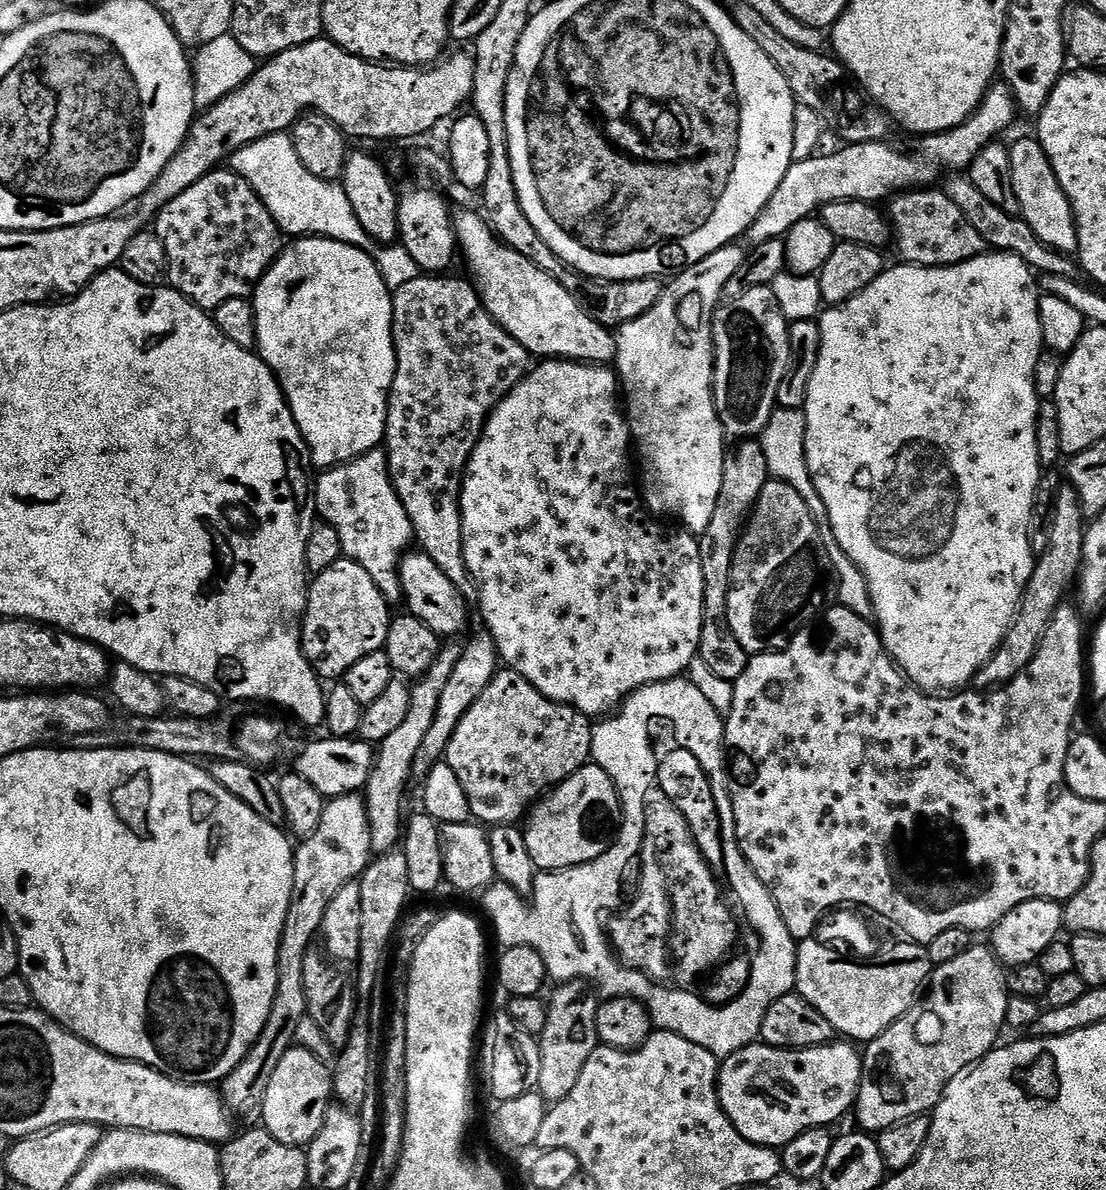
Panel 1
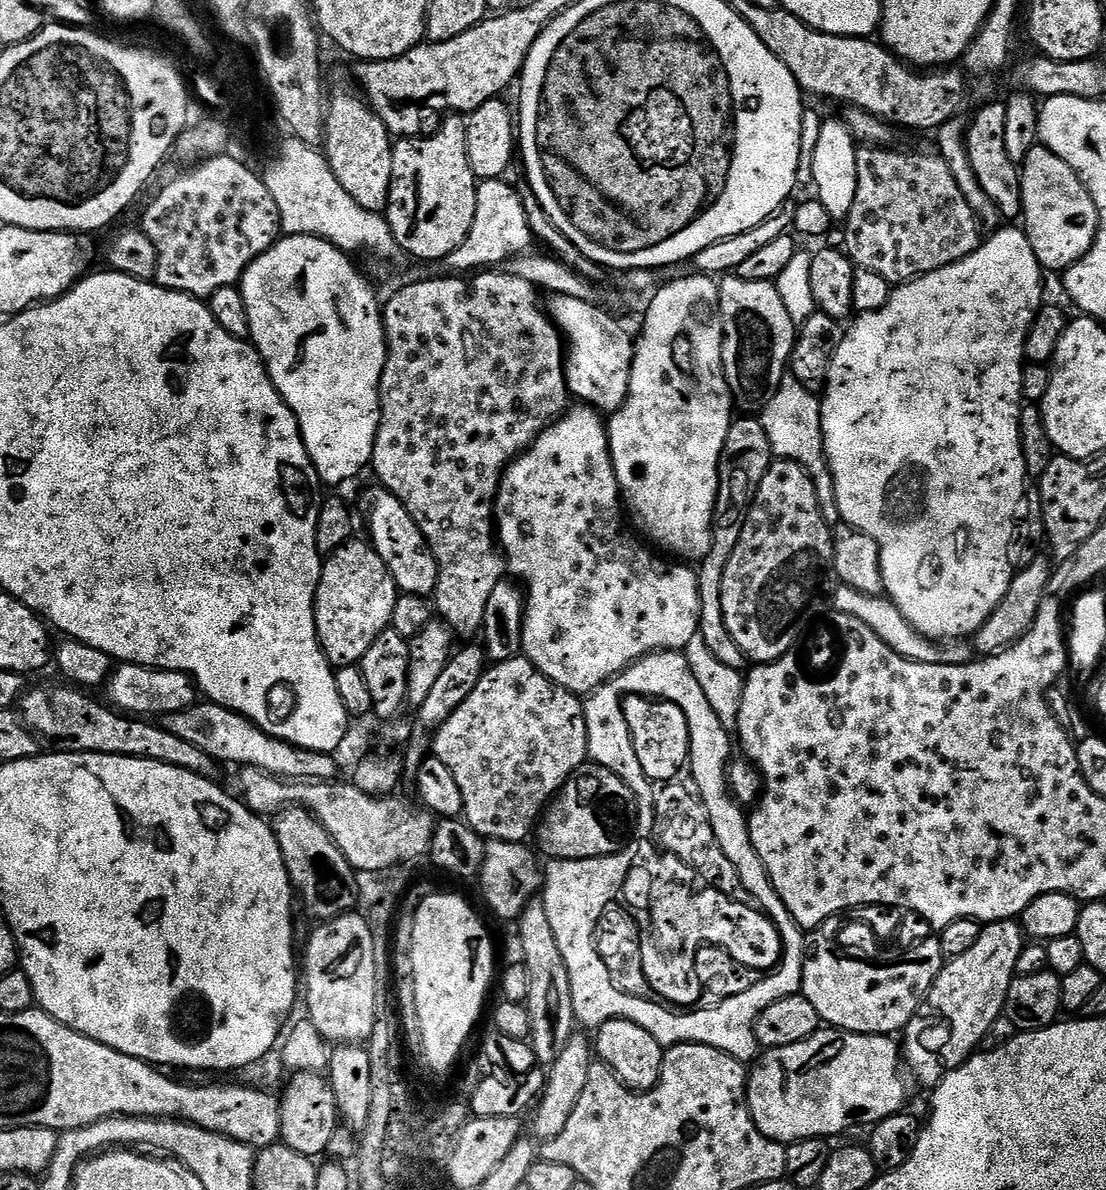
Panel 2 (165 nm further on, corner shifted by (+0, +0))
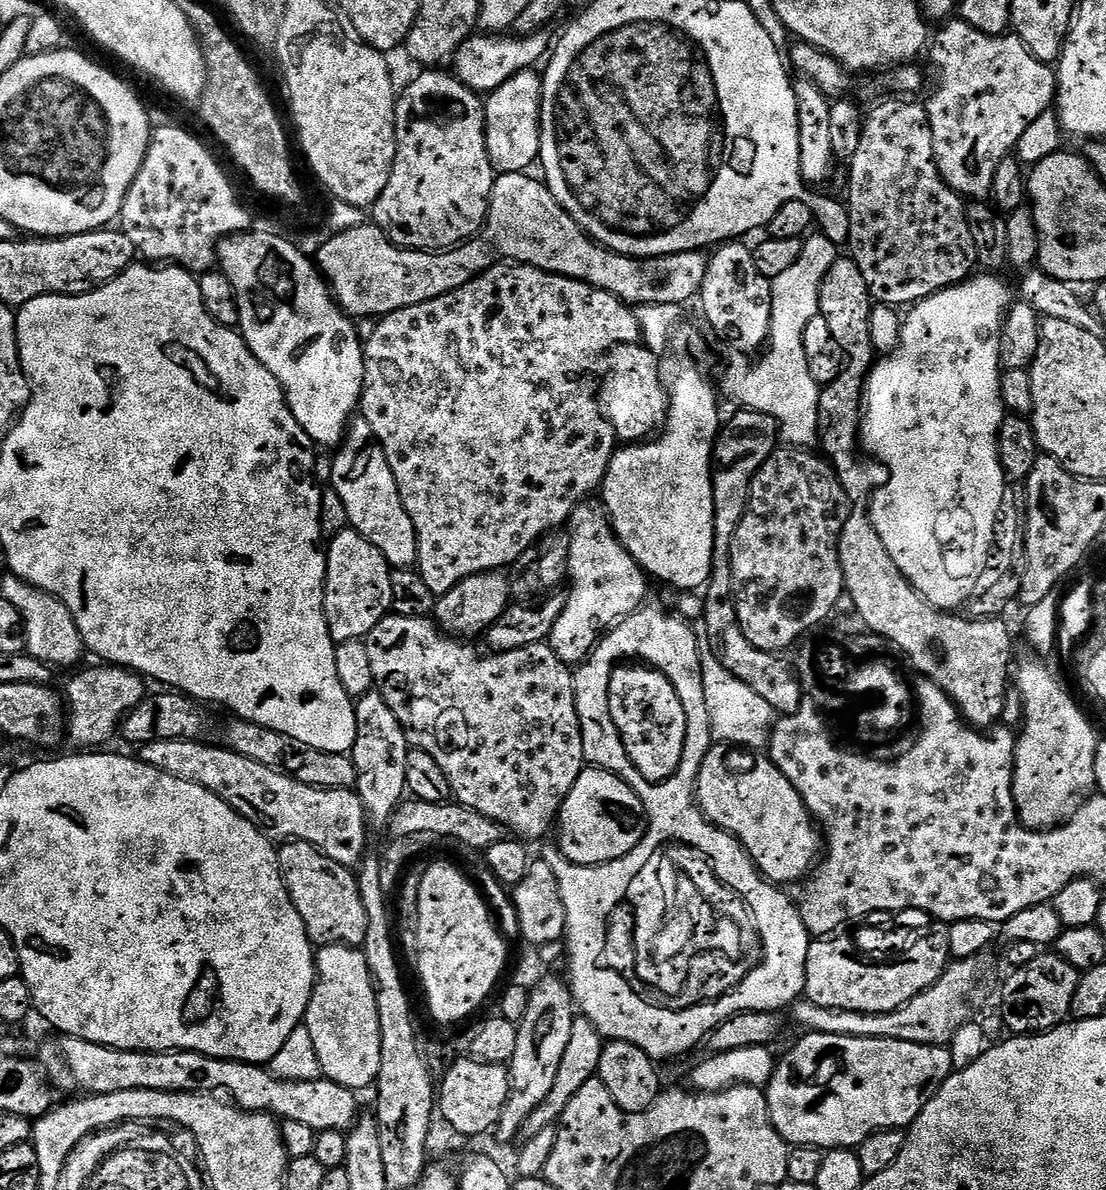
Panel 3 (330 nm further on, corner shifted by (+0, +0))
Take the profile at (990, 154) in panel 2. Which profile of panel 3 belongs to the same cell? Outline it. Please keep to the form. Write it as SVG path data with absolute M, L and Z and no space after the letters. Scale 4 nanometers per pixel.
M959 18L949 19L941 28L944 29L930 40L937 92L926 100L936 165L940 177L955 192L980 202L991 193L994 170L998 170L1002 161L1015 149L1022 134L1026 134L1026 126L1055 105L1056 73L1049 65L1034 58L1034 54L1030 54L1027 46L1014 34L982 34L982 30L974 30L974 26Z

